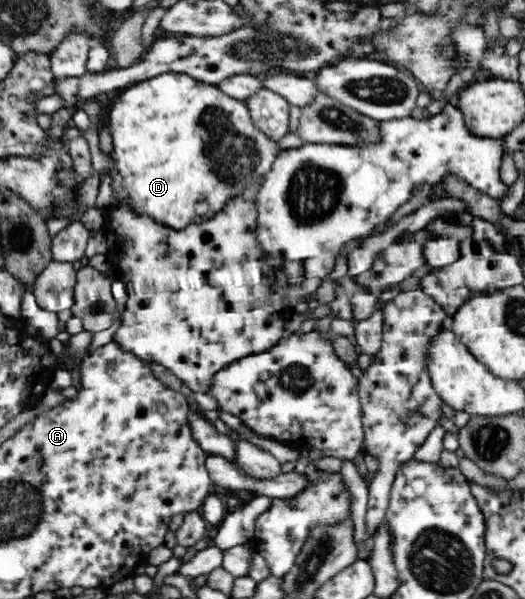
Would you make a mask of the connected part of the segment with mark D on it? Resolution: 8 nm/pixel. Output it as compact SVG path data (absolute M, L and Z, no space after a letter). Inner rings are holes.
M176 72L162 73L130 87L110 113L110 127L116 169L124 179L128 195L134 199L136 211L175 230L208 221L224 209L228 201L240 198L242 191L256 179L265 178L282 151L304 145L295 133L271 139L270 135L257 129L242 101L222 93L217 85Z

